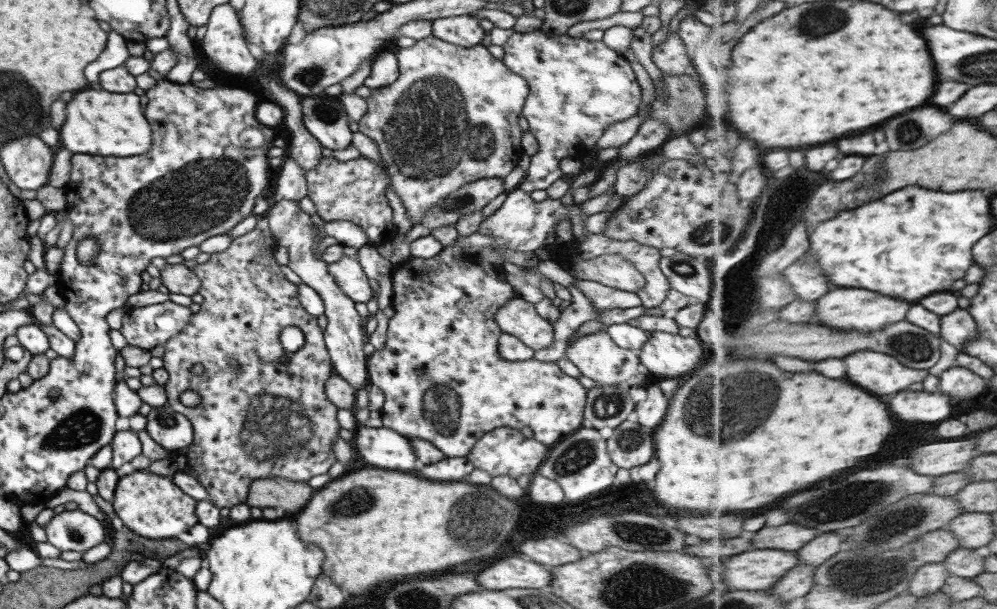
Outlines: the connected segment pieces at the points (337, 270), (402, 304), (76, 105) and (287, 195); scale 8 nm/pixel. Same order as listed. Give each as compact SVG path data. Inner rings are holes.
M342 256L340 260L328 265L329 273L333 276L335 283L354 302L368 302L374 294L370 287L369 278L362 270L359 260Z
M519 188L507 193L506 200L502 203L502 206L493 212L490 216L487 216L481 222L476 232L473 232L468 236L459 236L454 244L450 246L442 247L442 250L432 256L432 258L418 258L411 257L399 265L396 265L393 273L391 274L391 281L393 286L393 302L392 307L394 309L394 316L389 319L387 339L382 346L382 349L375 350L370 356L367 357L367 371L369 376L369 384L376 385L385 396L384 404L381 408L382 426L390 428L402 434L405 437L416 437L422 440L431 442L438 450L441 450L446 457L466 457L475 468L486 470L492 478L498 475L510 475L512 478L518 478L522 474L528 474L534 476L538 467L546 460L549 455L550 447L559 443L562 439L575 433L582 425L583 415L585 412L585 406L587 404L587 389L580 385L575 377L566 375L555 362L541 362L537 359L521 360L512 362L501 357L498 348L498 341L502 332L495 322L495 314L498 309L507 301L514 300L517 297L521 297L520 292L514 289L510 283L506 280L500 280L498 277L501 270L504 271L503 266L506 261L503 257L503 253L499 253L496 248L511 248L515 252L521 252L522 254L532 254L537 263L541 261L537 258L536 250L546 242L546 238L550 232L556 232L556 226L564 219L570 221L572 227L572 239L563 245L556 245L554 242L551 245L550 260L554 260L556 263L564 266L564 262L578 262L579 260L586 260L587 258L596 258L598 255L603 254L617 254L625 259L628 259L643 275L646 284L638 289L635 293L641 298L642 306L649 308L652 311L655 307L660 306L662 301L666 298L668 290L671 289L670 281L666 278L666 275L661 271L659 267L659 260L662 258L660 251L654 247L640 244L638 241L615 241L614 239L604 236L602 233L593 234L588 233L586 227L584 227L584 221L588 218L579 205L576 203L566 206L562 203L561 199L546 198L546 200L536 202L530 198L529 194L524 194ZM528 426L534 433L533 438L526 438L522 435L522 428Z
M84 90L66 106L66 122L60 128L60 142L76 154L138 156L152 146L152 128L144 118L138 94L110 94L106 90Z
M285 155L281 165L282 170L280 170L278 182L276 182L276 194L274 194L271 202L278 202L279 200L299 201L307 197L306 171L287 155Z

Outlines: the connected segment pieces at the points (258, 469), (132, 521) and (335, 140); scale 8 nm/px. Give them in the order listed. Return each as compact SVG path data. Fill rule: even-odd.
M263 215L259 217L259 221L250 232L247 232L244 236L233 238L232 244L230 244L224 252L211 254L207 262L197 264L193 271L201 280L199 293L203 296L203 302L200 305L200 310L190 317L190 324L187 324L185 329L175 334L164 345L165 353L161 356L163 367L169 372L169 381L163 385L167 394L167 406L175 410L176 413L183 414L192 423L194 429L194 440L191 442L191 445L181 449L177 453L171 453L169 457L172 462L175 462L176 472L181 470L182 472L186 472L186 474L194 476L194 478L206 488L212 502L219 509L226 507L231 509L232 506L236 506L238 503L245 503L250 485L256 479L280 477L296 482L309 481L313 476L326 474L332 464L337 461L334 456L334 451L332 451L332 446L339 437L338 431L341 428L336 419L336 413L339 408L328 400L327 394L325 393L327 380L334 372L331 356L325 345L323 331L317 324L317 317L309 314L306 309L300 305L297 285L286 279L286 276L280 269L280 265L276 259L274 259L274 251L277 245L269 227L268 218L266 215ZM286 326L296 326L304 335L304 346L302 346L300 350L296 350L296 352L290 352L281 346L280 331L284 330ZM233 358L237 360L237 367L231 365ZM195 364L202 364L202 366L204 366L204 372L202 374L192 375L192 373L190 373L190 369ZM185 390L194 390L200 394L202 401L198 407L186 407L180 402L180 394Z
M149 470L120 477L111 503L128 530L150 540L177 539L179 534L199 523L195 513L197 501L183 492L171 477L156 475Z
M325 94L301 99L303 124L308 132L330 150L344 150L353 141L349 118L340 97Z

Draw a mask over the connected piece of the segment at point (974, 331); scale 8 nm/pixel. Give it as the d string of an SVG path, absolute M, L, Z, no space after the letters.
M959 308L956 312L943 317L941 336L960 352L981 335L980 325L969 309Z

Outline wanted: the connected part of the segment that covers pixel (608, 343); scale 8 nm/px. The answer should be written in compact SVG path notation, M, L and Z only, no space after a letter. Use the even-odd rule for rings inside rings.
M607 332L591 333L577 337L565 351L570 362L573 362L586 378L592 378L600 385L628 385L646 387L649 370L640 362L637 352L620 348Z

